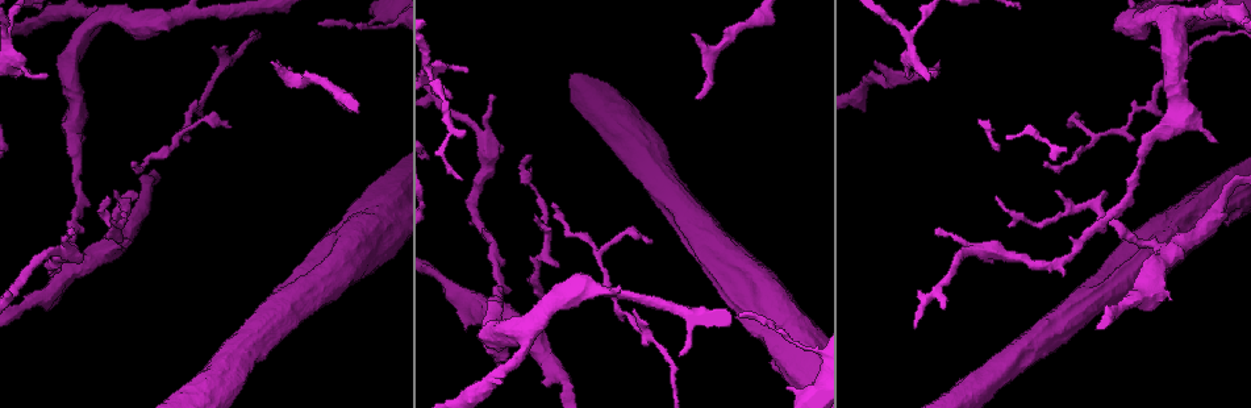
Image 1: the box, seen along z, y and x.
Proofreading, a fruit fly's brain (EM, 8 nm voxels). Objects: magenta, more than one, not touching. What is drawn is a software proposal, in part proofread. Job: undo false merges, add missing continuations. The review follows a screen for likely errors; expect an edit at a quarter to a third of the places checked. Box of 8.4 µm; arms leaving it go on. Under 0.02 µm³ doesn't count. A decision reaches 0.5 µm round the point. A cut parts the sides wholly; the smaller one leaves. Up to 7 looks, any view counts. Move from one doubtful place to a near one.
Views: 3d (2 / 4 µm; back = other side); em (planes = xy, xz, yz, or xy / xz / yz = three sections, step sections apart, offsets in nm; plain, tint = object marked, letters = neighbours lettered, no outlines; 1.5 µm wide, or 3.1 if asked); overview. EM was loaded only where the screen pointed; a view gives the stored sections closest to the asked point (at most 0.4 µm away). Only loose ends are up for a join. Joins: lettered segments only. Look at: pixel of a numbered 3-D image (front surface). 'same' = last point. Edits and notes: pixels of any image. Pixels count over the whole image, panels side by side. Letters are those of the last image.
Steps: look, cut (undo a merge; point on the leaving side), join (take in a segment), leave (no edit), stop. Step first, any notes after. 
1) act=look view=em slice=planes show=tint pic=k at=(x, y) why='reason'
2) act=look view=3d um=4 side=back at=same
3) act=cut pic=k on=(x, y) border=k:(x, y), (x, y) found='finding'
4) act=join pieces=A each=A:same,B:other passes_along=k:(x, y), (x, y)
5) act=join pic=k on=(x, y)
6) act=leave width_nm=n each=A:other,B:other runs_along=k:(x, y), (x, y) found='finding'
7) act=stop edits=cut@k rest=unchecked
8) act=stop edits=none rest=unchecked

act=look view=em slice=xy step=4 show=letters pic=1 at=(739, 314) why='free end'

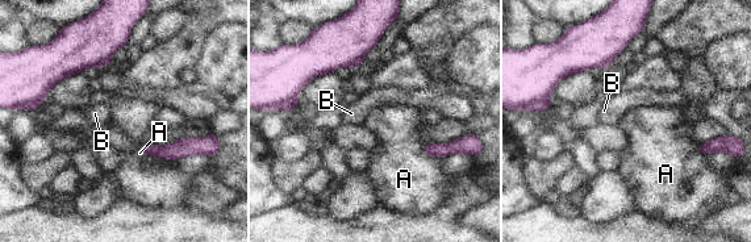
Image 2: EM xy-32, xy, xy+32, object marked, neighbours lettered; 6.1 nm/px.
act=leave each=A:other,B:other border=2:(421, 150), (429, 155), (442, 157) found='none of them fits'

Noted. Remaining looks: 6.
act=look view=3d um=2 pic=1 at=(938, 62) why='free end'

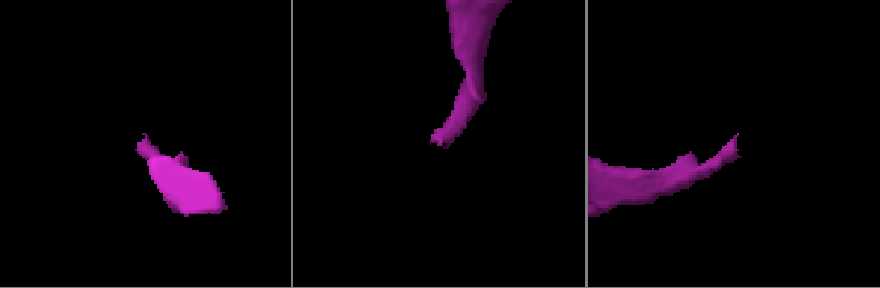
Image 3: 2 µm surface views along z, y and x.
act=look view=em slice=xy step=8 show=tint pic=3 at=(737, 135)

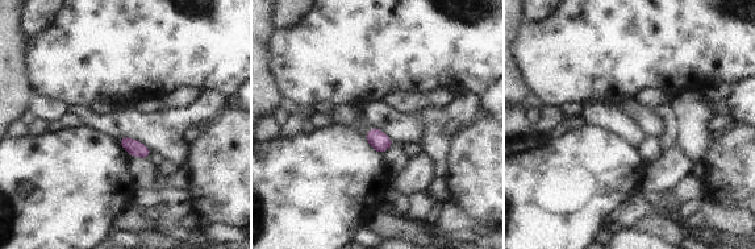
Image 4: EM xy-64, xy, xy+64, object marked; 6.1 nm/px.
act=look view=em slice=planes show=letters at=same

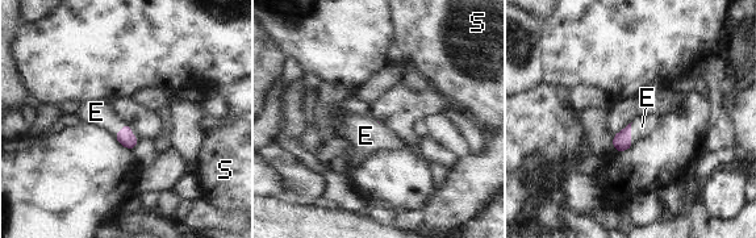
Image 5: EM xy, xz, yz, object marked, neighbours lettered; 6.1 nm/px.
act=join pieces=E each=E:same,S:other passes_along=5:(622, 141), (630, 134), (642, 126) found='the neuron continues'

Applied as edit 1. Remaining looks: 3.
act=look view=overview why='redraw'

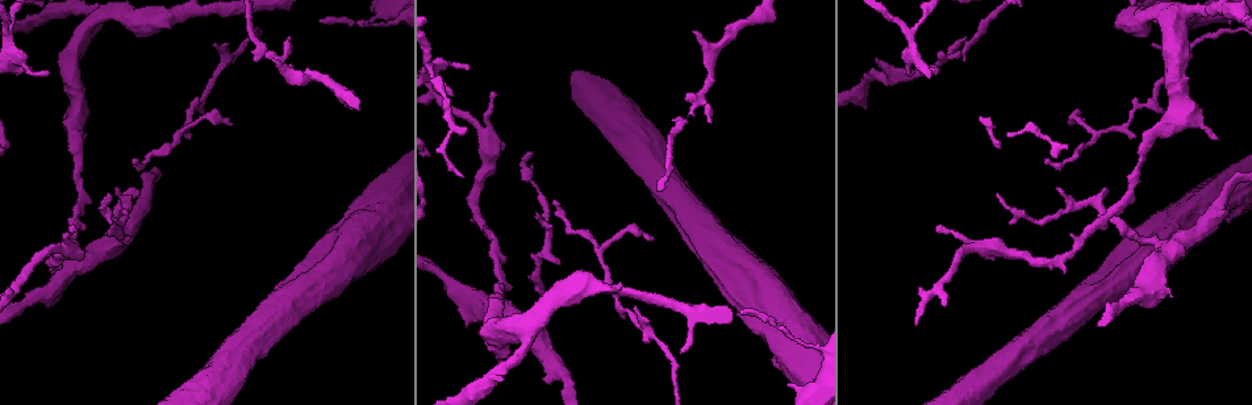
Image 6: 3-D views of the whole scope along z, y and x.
act=look view=3d um=2 side=back pic=6 at=(469, 68) why='branch stops here'

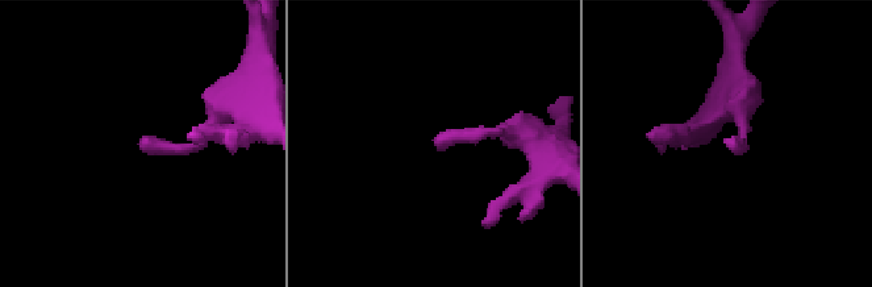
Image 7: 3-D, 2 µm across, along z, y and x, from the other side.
act=look view=em slice=xy step=8 show=letters pic=7 at=(145, 148)

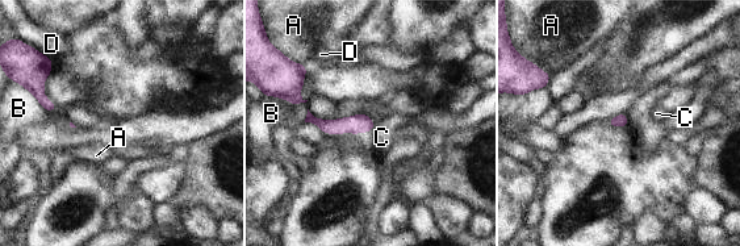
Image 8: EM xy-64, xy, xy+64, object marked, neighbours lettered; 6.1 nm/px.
act=leave each=A:other,B:other,C:other,D:other border=8:(375, 125), (368, 130) found='none of them fits'

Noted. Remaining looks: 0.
act=stop edits=join@5 rest=unchecked

